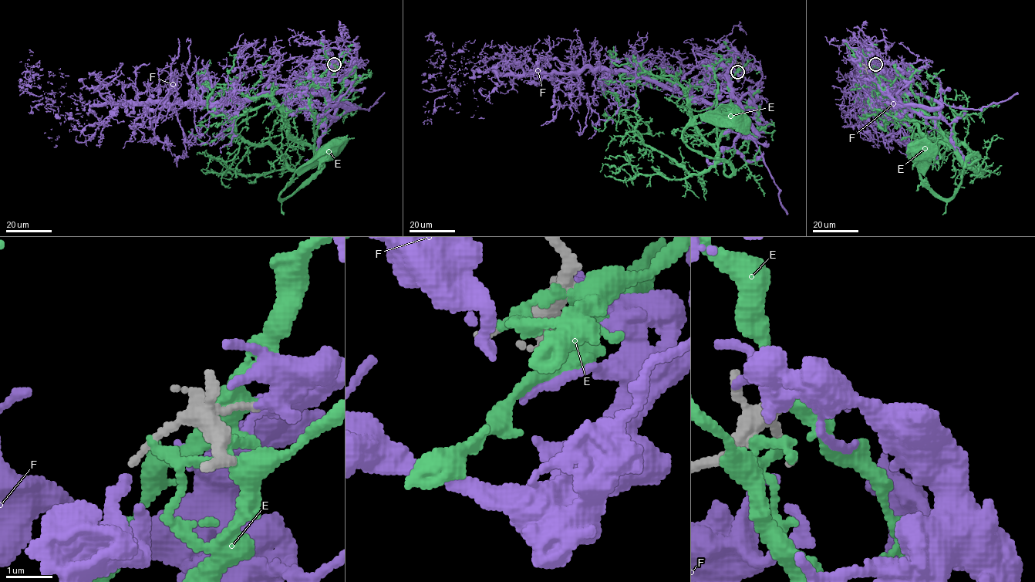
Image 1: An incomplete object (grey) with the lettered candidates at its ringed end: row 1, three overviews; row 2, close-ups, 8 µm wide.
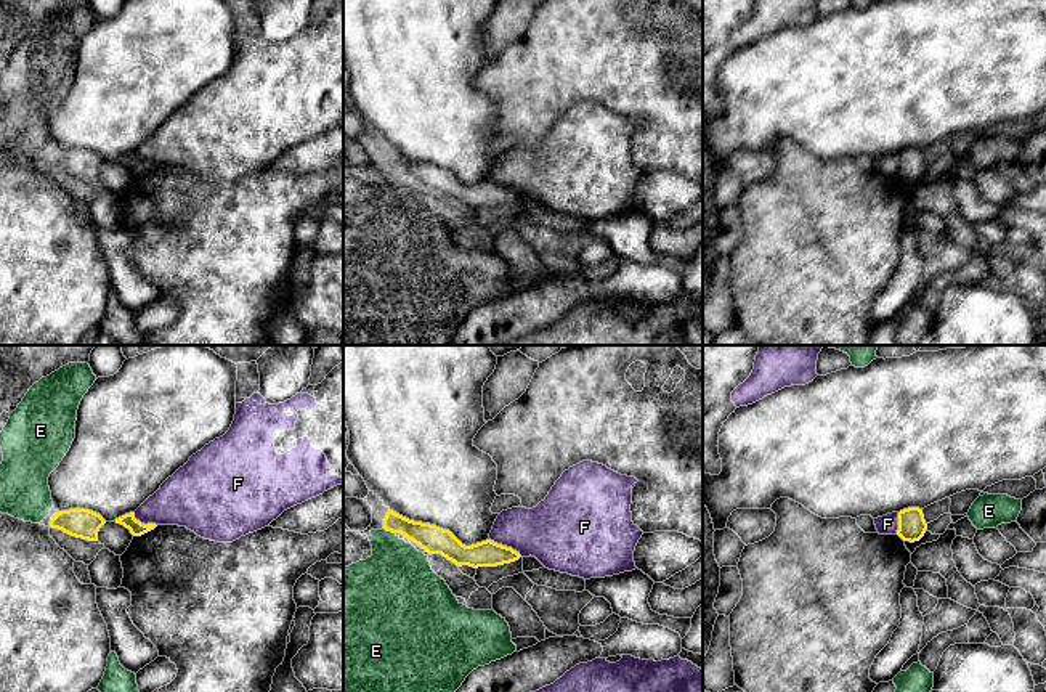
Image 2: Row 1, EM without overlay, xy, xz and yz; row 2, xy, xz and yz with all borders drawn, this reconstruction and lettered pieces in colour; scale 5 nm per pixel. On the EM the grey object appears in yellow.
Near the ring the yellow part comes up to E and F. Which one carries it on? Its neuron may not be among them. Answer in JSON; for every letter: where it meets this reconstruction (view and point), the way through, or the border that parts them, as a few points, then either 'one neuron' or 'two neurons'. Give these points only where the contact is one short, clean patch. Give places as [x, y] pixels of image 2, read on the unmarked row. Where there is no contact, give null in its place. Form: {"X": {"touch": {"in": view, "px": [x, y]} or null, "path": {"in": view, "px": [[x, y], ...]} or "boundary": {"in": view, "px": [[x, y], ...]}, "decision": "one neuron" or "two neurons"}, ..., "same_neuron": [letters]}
{"E": {"touch": {"in": "xz", "px": [390, 170]}, "boundary": {"in": "xz", "px": [[385, 169], [395, 174]]}, "decision": "two neurons"}, "F": {"touch": {"in": "xz", "px": [506, 187]}, "boundary": {"in": "xz", "px": [[490, 179], [510, 187], [522, 196]]}, "decision": "two neurons"}, "same_neuron": []}

